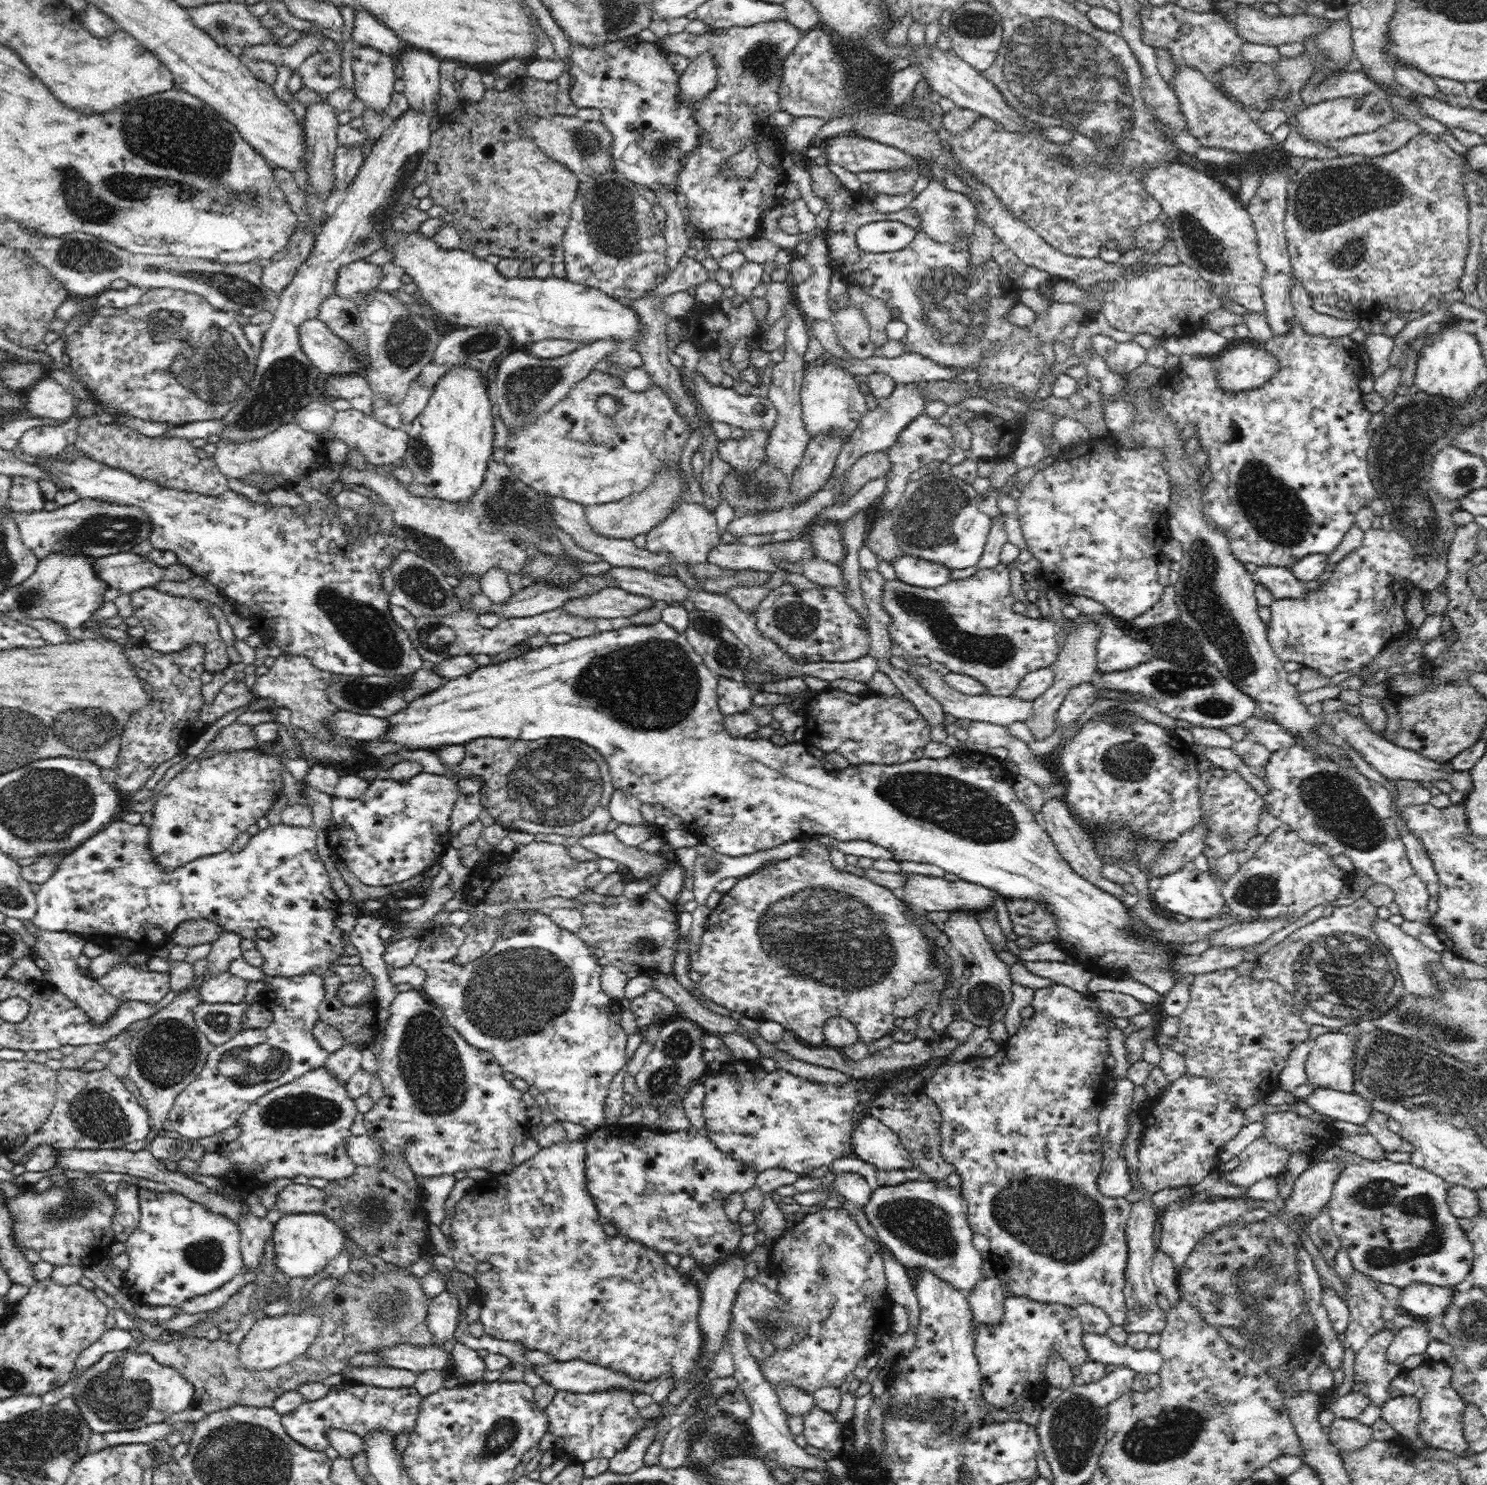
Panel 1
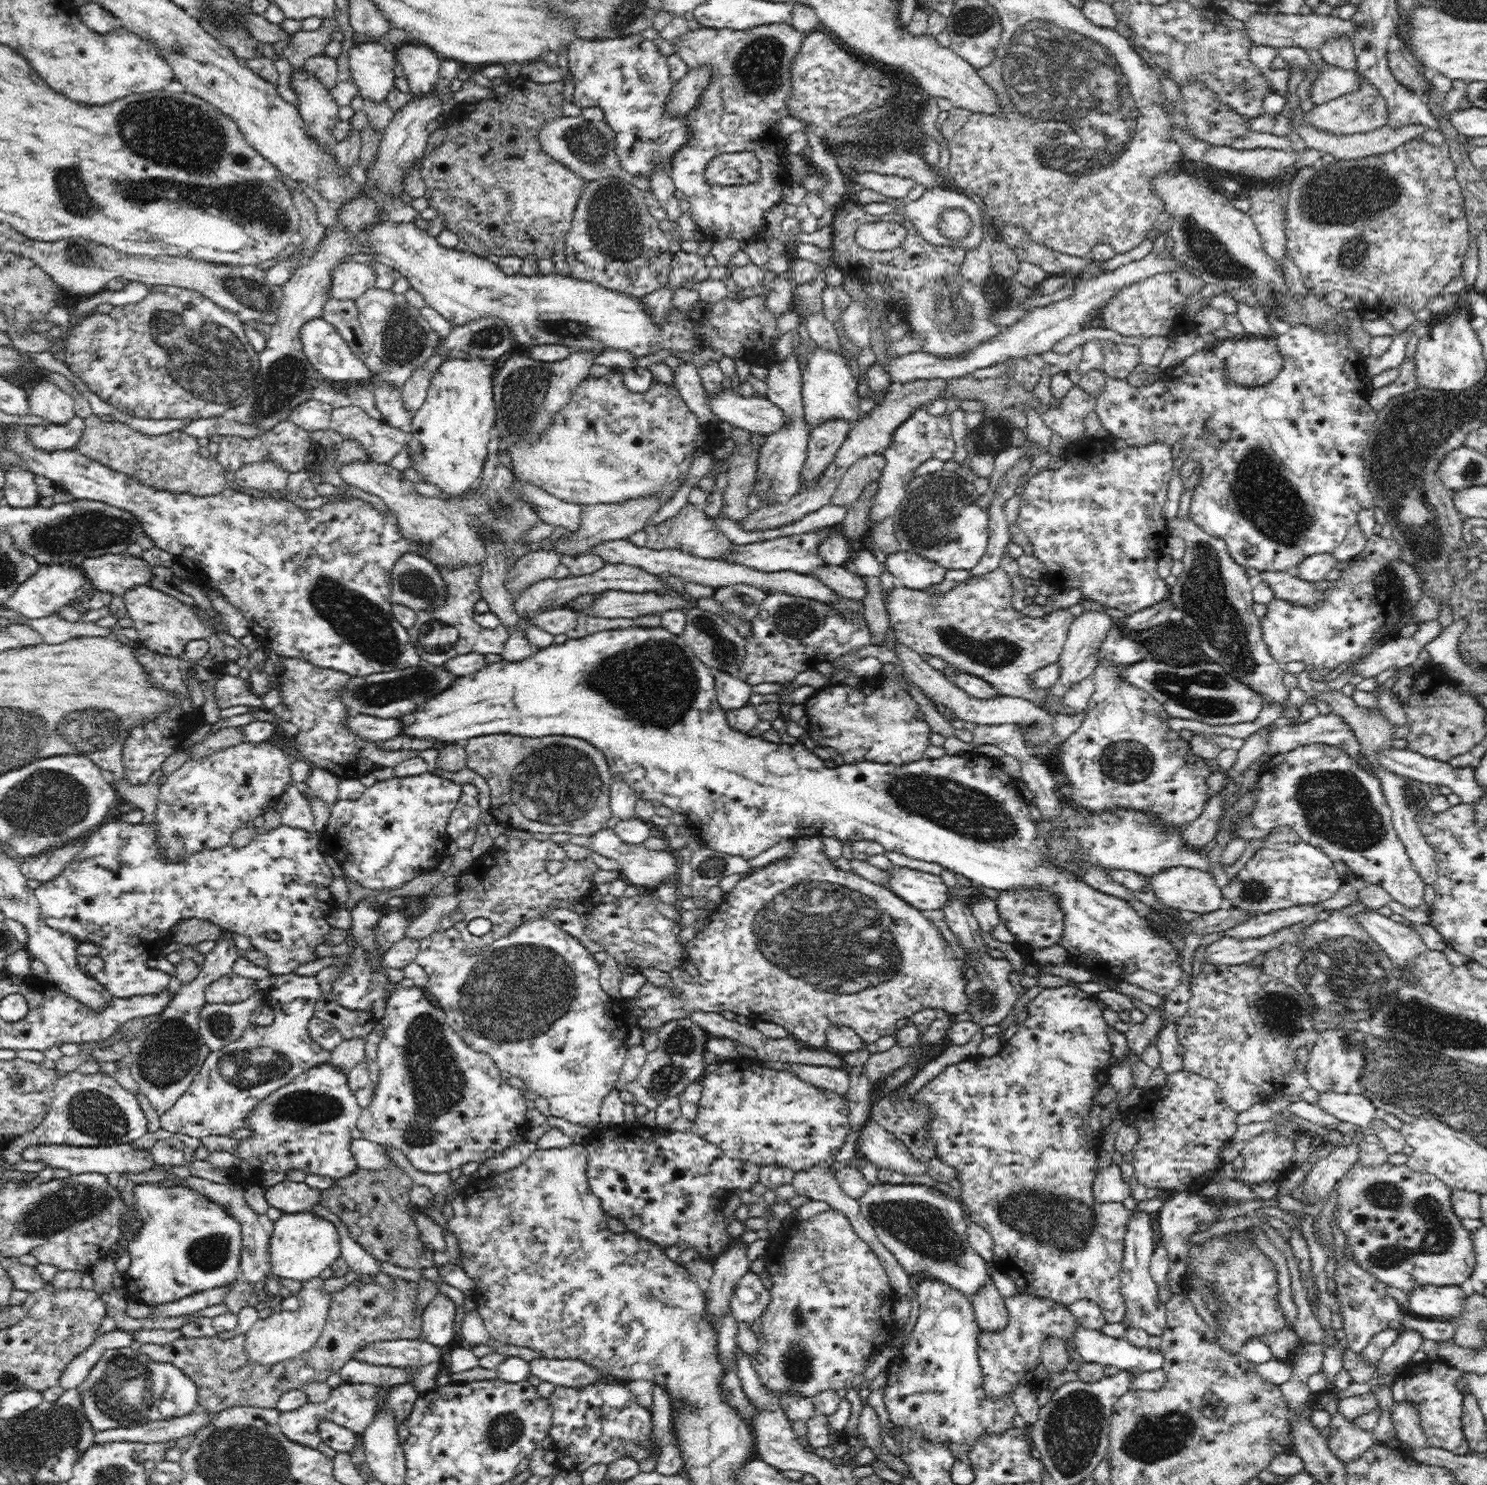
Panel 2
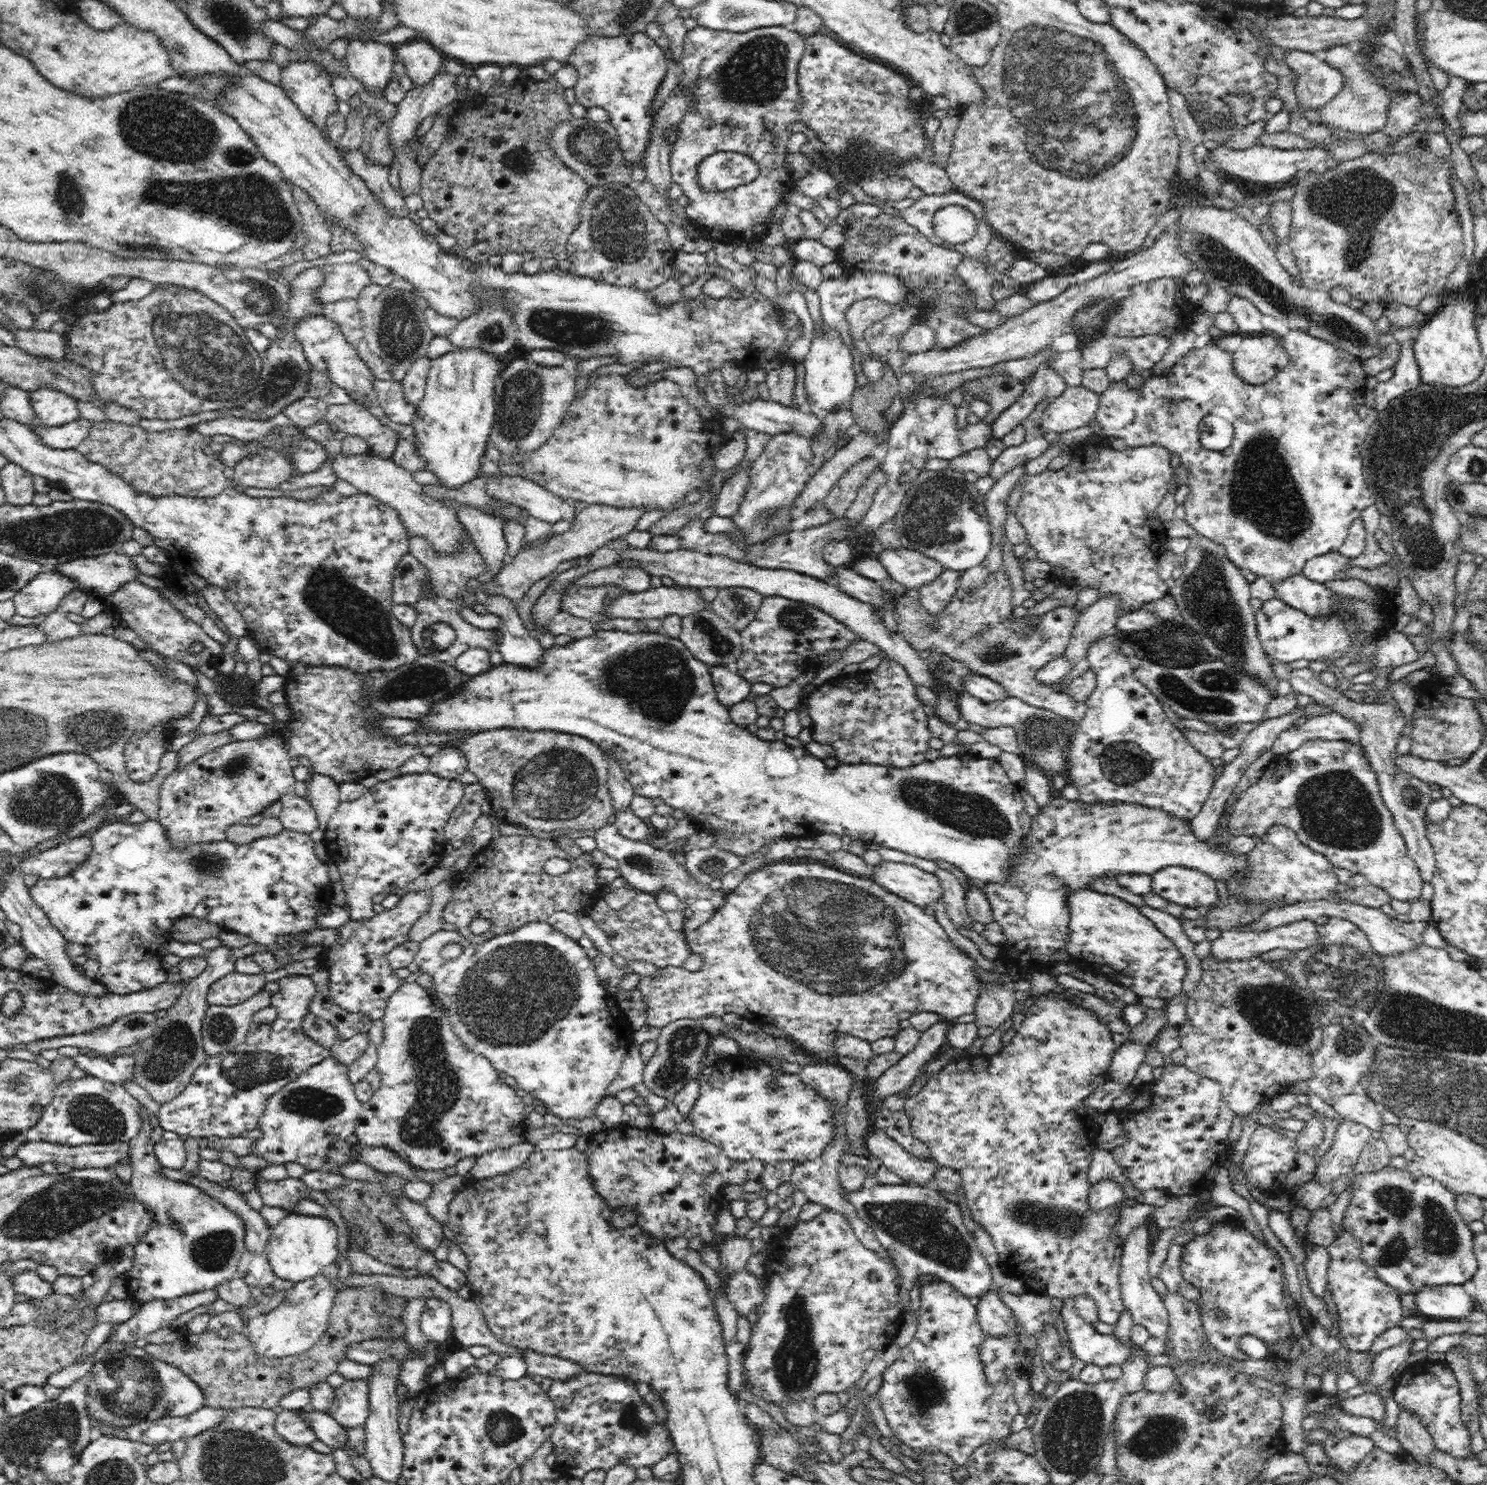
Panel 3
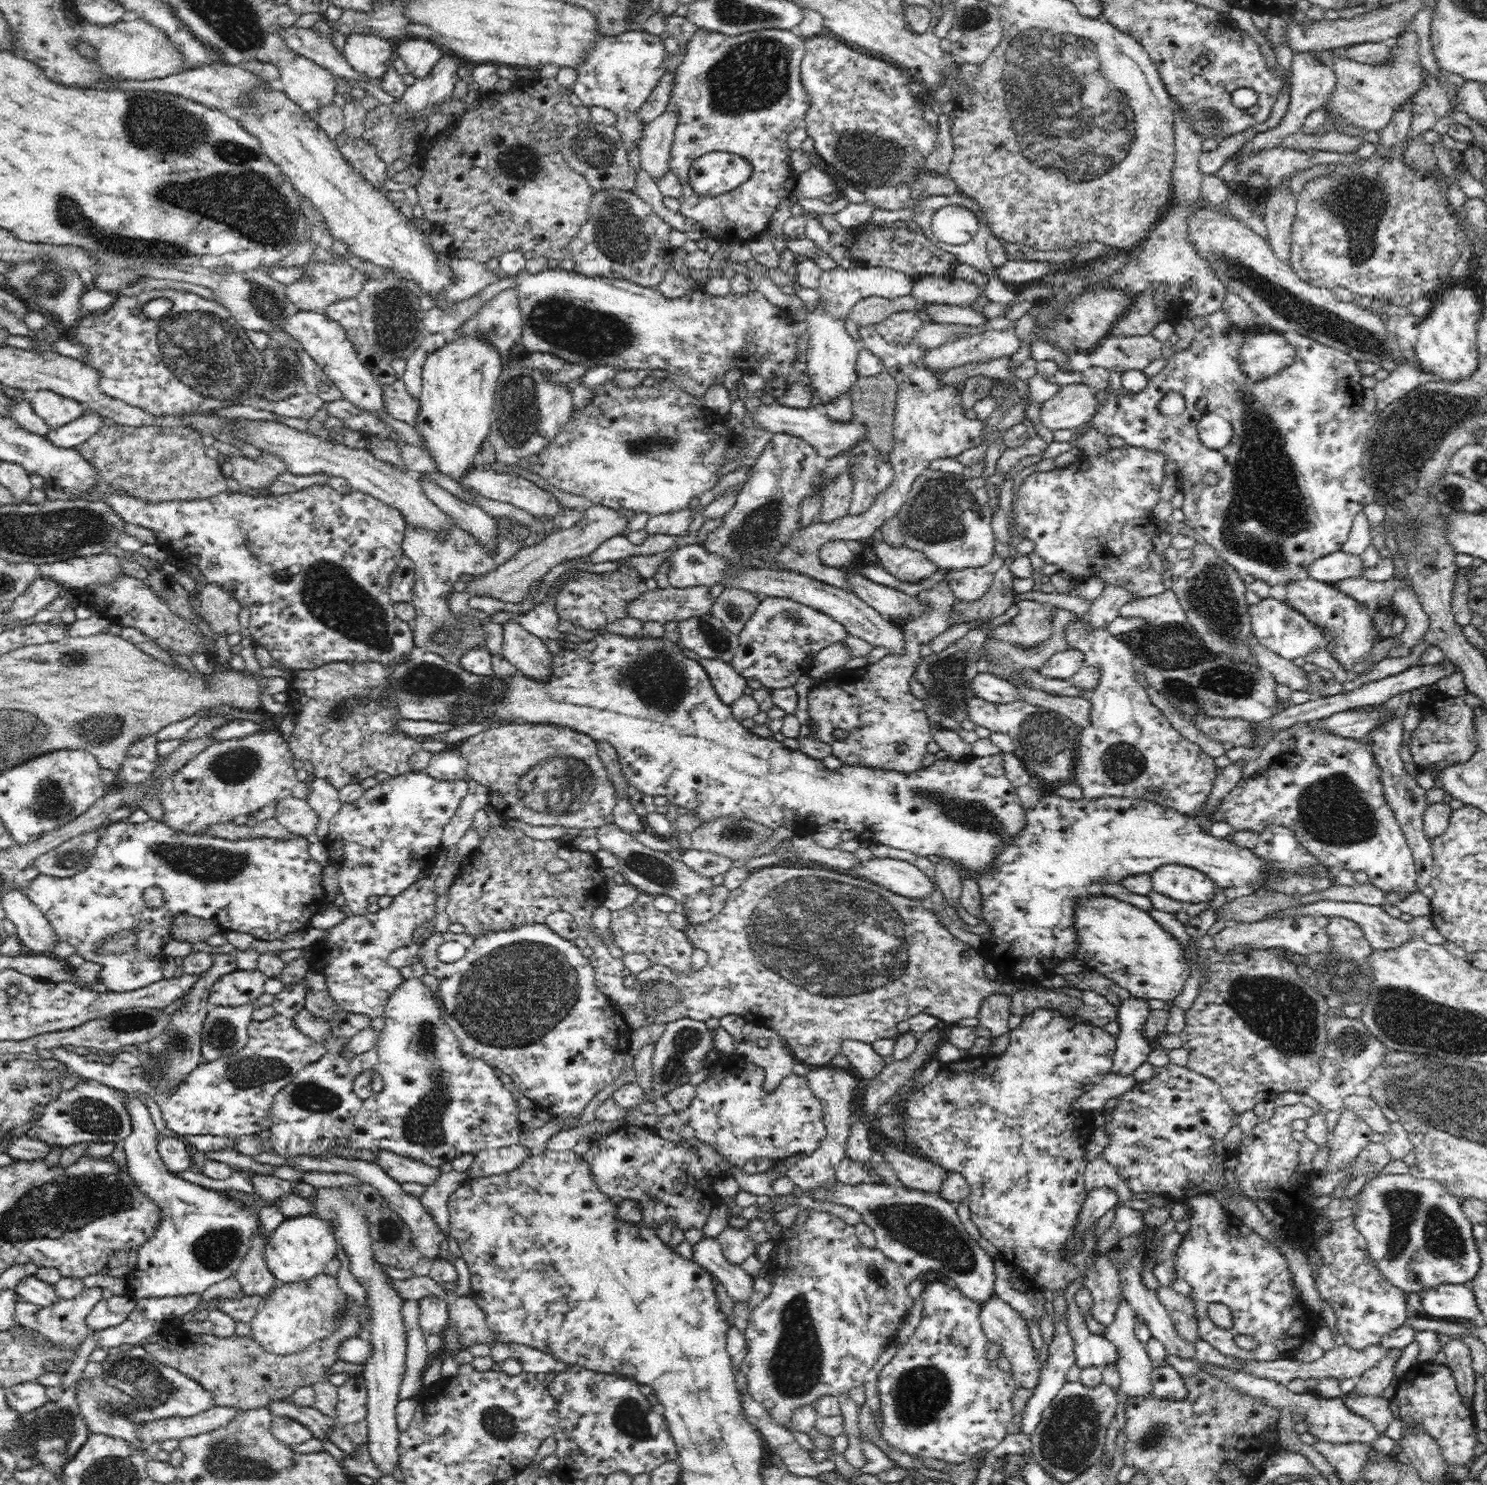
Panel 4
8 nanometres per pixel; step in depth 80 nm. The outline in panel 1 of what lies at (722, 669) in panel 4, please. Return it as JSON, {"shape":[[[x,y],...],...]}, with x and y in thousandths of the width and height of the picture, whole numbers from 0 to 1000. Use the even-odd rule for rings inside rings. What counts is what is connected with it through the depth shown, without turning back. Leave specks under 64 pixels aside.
{"shape":[[[484,455],[482,469],[484,479],[490,482],[496,479],[503,479],[507,466],[502,462],[500,458],[494,459]]]}

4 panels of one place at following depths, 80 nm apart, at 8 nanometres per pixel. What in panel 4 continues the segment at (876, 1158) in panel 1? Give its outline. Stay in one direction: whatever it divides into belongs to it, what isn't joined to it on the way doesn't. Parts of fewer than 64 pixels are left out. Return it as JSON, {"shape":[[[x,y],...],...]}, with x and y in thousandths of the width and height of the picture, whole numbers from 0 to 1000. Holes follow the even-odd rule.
{"shape":[[[593,768],[592,775],[594,776],[594,781],[598,782],[605,796],[609,800],[631,804],[632,799],[637,792],[633,785],[621,778],[610,776],[601,769],[597,771]]]}

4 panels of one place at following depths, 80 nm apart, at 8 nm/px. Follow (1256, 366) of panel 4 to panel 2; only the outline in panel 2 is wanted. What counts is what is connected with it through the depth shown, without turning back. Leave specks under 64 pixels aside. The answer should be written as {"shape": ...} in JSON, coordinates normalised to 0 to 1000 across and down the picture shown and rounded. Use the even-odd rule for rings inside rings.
{"shape":[[[855,227],[831,228],[829,238],[822,242],[824,257],[838,261],[855,257],[863,246],[863,240]]]}

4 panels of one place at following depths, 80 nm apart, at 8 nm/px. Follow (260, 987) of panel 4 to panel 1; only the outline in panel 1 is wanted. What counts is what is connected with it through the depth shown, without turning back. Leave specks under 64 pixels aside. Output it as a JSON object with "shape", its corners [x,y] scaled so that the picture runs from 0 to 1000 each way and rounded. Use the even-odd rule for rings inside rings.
{"shape":[[[155,654],[141,656],[134,663],[134,671],[137,675],[160,676],[165,671],[167,661],[157,657]]]}

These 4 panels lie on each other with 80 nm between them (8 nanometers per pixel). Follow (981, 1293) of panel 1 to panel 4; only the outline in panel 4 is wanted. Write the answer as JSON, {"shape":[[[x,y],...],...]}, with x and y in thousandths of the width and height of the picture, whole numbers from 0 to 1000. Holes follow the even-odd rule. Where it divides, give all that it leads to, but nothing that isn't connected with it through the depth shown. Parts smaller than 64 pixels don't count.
{"shape":[[[667,871],[663,877],[659,879],[658,888],[664,902],[670,904],[675,909],[675,912],[681,919],[681,929],[687,935],[695,935],[699,931],[701,919],[694,906],[690,888],[670,871]]]}

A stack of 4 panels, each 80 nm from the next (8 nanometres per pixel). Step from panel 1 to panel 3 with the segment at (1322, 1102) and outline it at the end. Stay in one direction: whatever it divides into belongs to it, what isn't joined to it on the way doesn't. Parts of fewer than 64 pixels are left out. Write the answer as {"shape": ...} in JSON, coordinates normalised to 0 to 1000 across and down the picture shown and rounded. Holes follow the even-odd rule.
{"shape":[[[906,737],[892,743],[904,754],[916,757],[921,760],[929,761],[931,755],[927,747],[927,743],[919,737]]]}

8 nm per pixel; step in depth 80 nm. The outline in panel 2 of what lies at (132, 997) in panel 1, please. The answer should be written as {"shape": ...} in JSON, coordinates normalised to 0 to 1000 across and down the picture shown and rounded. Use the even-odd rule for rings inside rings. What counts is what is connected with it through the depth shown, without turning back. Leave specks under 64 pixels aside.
{"shape":[[[78,552],[69,554],[65,560],[56,566],[56,571],[39,591],[28,595],[23,601],[27,615],[33,625],[46,628],[52,635],[66,636],[67,640],[71,640],[66,642],[70,646],[70,652],[64,656],[64,659],[77,672],[86,672],[106,669],[113,666],[115,657],[107,653],[87,653],[86,646],[73,646],[73,642],[77,642],[74,640],[77,640],[78,636],[111,636],[112,632],[116,632],[116,625],[128,618],[140,620],[151,628],[167,630],[171,639],[180,644],[179,652],[184,657],[196,655],[201,651],[213,646],[211,642],[214,636],[223,637],[222,632],[219,632],[223,626],[219,617],[227,610],[222,601],[225,591],[219,577],[215,570],[213,559],[203,559],[189,555],[184,559],[172,562],[163,570],[153,568],[132,573],[120,580],[114,580],[108,574],[103,554],[87,555]]]}

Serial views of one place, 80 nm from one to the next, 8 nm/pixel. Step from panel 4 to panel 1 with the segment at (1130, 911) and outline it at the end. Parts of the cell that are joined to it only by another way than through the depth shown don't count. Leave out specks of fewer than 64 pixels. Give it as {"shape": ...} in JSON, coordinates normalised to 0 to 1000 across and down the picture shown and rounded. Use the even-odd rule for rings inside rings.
{"shape":[[[445,418],[440,420],[425,421],[414,424],[408,424],[399,426],[391,430],[385,430],[380,434],[370,434],[358,436],[345,444],[336,446],[330,446],[328,448],[321,449],[319,453],[309,455],[306,457],[301,457],[297,462],[291,467],[286,467],[272,475],[269,479],[261,482],[261,493],[256,497],[256,499],[270,501],[274,504],[294,506],[296,503],[304,501],[313,502],[315,499],[319,499],[323,496],[344,497],[353,499],[360,499],[371,496],[383,497],[393,500],[393,502],[398,502],[405,510],[408,511],[410,516],[410,525],[413,531],[422,532],[431,541],[446,541],[447,544],[451,544],[453,548],[456,548],[459,551],[459,557],[462,560],[466,561],[471,566],[475,566],[475,569],[480,573],[488,575],[488,576],[498,576],[499,575],[507,575],[510,572],[518,572],[521,570],[525,570],[527,567],[533,566],[540,566],[543,564],[556,562],[562,566],[570,567],[572,566],[583,566],[594,570],[600,574],[602,580],[609,580],[623,580],[632,583],[635,587],[644,589],[646,592],[660,596],[667,599],[675,605],[686,605],[687,606],[697,606],[700,610],[707,613],[708,618],[711,624],[712,632],[710,634],[712,637],[717,640],[717,643],[729,653],[734,656],[751,655],[753,657],[759,656],[761,660],[771,663],[772,665],[777,667],[780,670],[787,668],[790,663],[790,653],[787,652],[792,642],[786,636],[777,636],[769,631],[764,631],[761,629],[761,620],[759,615],[755,606],[748,602],[736,597],[732,593],[728,591],[719,580],[711,573],[710,569],[705,564],[704,560],[697,554],[695,547],[693,546],[689,540],[685,539],[684,535],[681,531],[682,521],[677,519],[676,512],[666,508],[664,506],[654,506],[651,504],[641,506],[636,510],[620,510],[605,515],[588,514],[588,515],[570,515],[562,520],[559,519],[557,514],[547,510],[543,504],[543,500],[534,500],[529,502],[522,502],[518,498],[511,496],[494,496],[487,491],[487,481],[484,479],[483,474],[483,460],[484,455],[480,454],[473,446],[473,444],[466,437],[462,432],[460,426],[456,426]]]}

